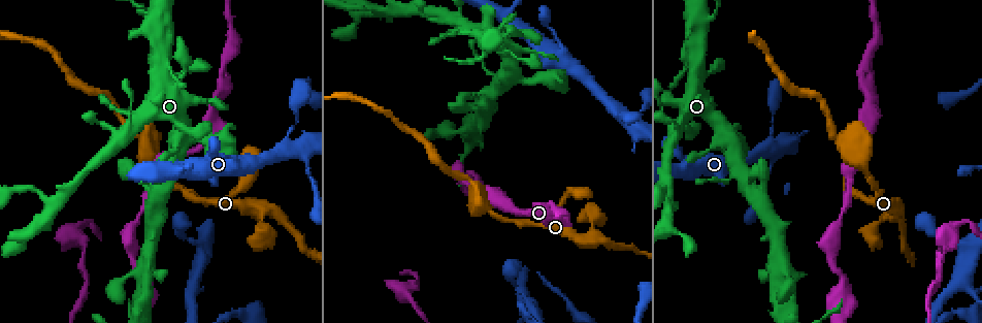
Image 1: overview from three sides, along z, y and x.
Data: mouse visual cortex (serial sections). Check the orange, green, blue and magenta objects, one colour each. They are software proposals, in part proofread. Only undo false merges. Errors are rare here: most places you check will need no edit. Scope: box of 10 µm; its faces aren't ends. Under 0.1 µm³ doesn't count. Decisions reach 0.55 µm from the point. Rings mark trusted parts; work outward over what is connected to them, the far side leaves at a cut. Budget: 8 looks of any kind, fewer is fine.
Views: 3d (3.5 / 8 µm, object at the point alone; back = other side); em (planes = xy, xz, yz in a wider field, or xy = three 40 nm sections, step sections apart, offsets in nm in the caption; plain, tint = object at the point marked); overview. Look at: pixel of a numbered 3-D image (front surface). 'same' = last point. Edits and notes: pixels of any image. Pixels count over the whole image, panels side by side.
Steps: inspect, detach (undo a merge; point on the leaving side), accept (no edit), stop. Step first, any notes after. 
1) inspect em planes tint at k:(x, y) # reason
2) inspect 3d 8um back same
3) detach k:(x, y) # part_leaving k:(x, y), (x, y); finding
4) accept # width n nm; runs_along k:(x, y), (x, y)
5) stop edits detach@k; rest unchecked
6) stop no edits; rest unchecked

inspect 3d 3.5um at 1:(266, 209) # thin neck

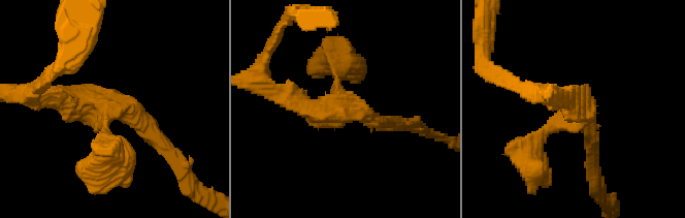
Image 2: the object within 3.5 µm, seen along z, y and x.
inspect em xy step 3 tint at 2:(109, 108) # arms 3; arm_widths 200, 250, 300 nm; now the EM

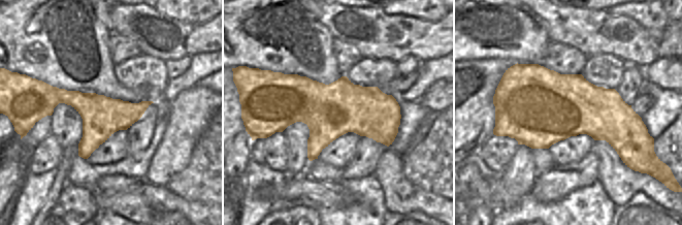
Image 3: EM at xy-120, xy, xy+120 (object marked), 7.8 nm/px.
accept # one cell here

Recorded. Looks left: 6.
inspect 3d 8um at 1:(765, 150) # four arms meet

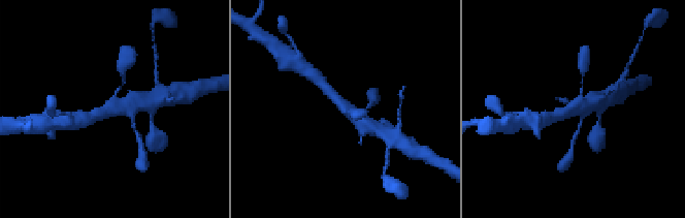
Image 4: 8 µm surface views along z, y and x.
inspect em xy step 3 tint same

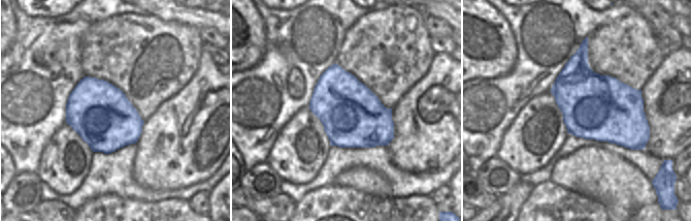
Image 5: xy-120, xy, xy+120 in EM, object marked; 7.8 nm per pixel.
accept # arm_widths 100, 200, 350, 500 nm; runs_along 4:(326, 87), (362, 124), (369, 126); all the same cell

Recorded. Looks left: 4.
inspect 3d 3.5um at 1:(452, 21) # four-way junction

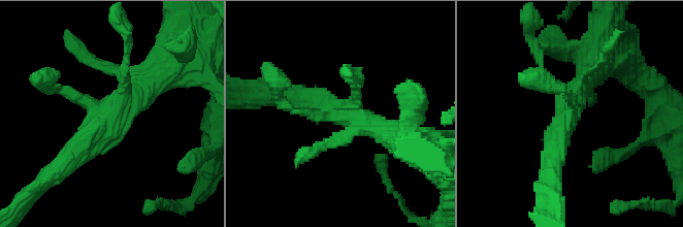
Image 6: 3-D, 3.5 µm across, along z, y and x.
inspect em xy step 2 tint at 6:(337, 112) # arms 4; arm_widths 150, 150, 300, 350 nm

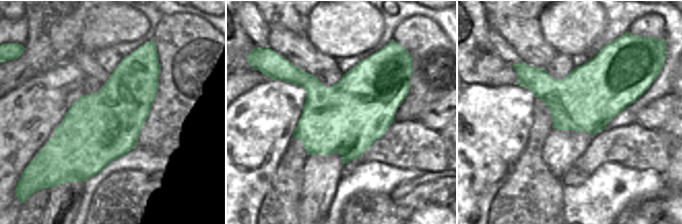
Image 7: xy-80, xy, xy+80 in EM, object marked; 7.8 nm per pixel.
accept # runs_along 6:(156, 77), (55, 172); all the same cell

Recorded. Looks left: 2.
stop no edits; rest unchecked

